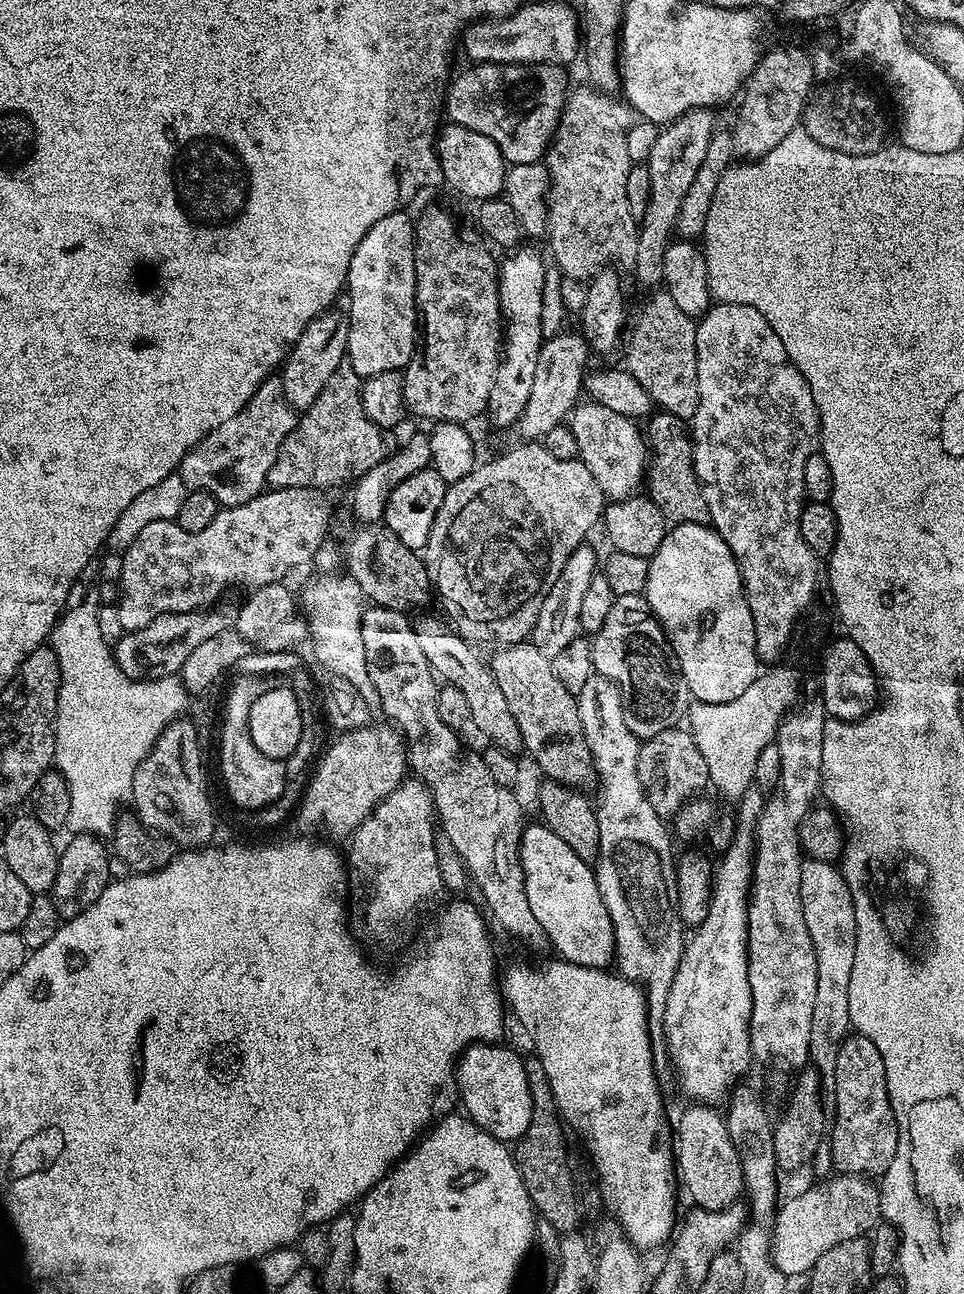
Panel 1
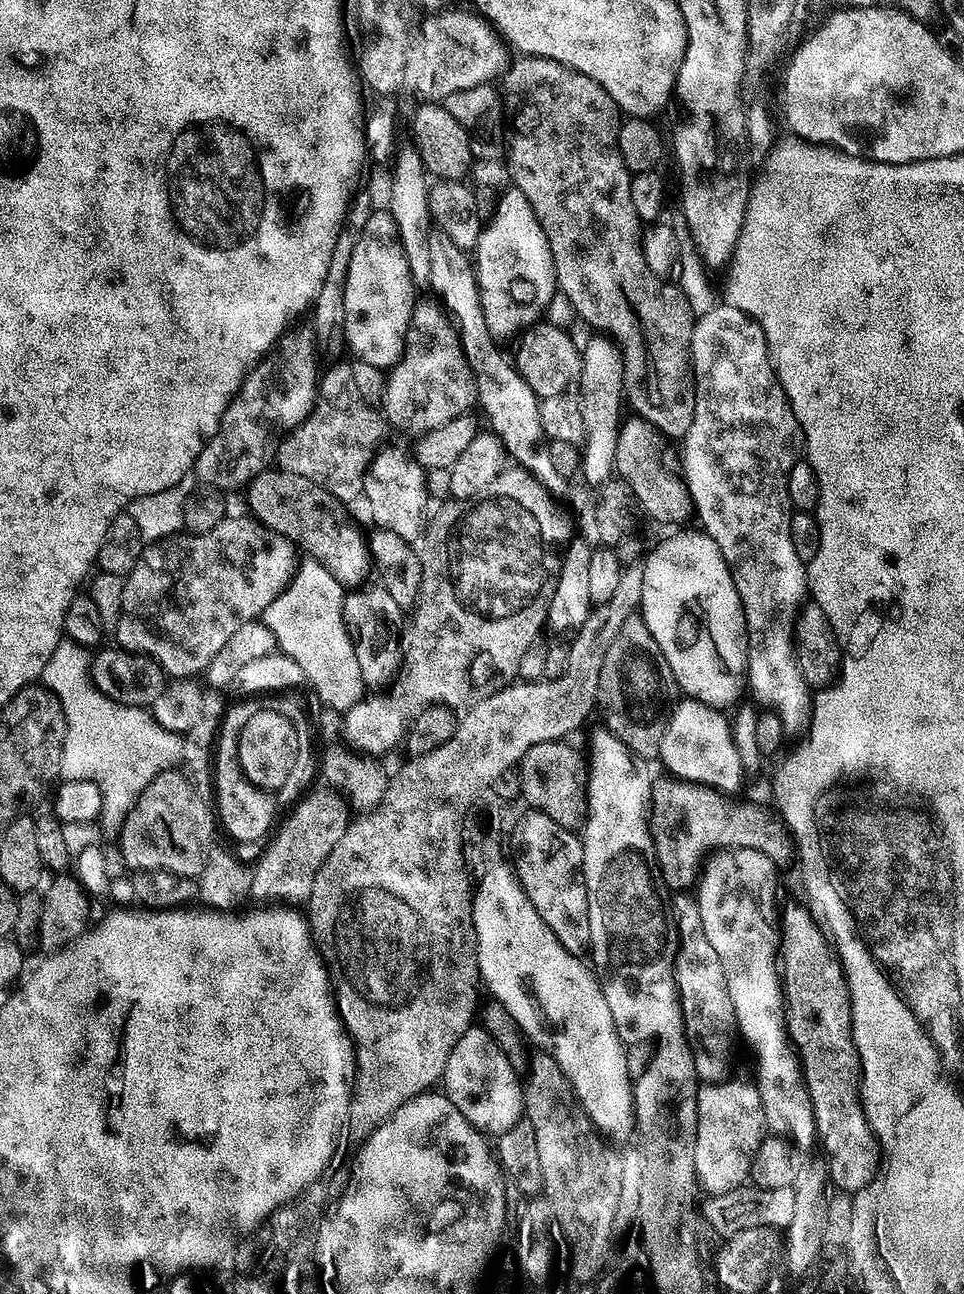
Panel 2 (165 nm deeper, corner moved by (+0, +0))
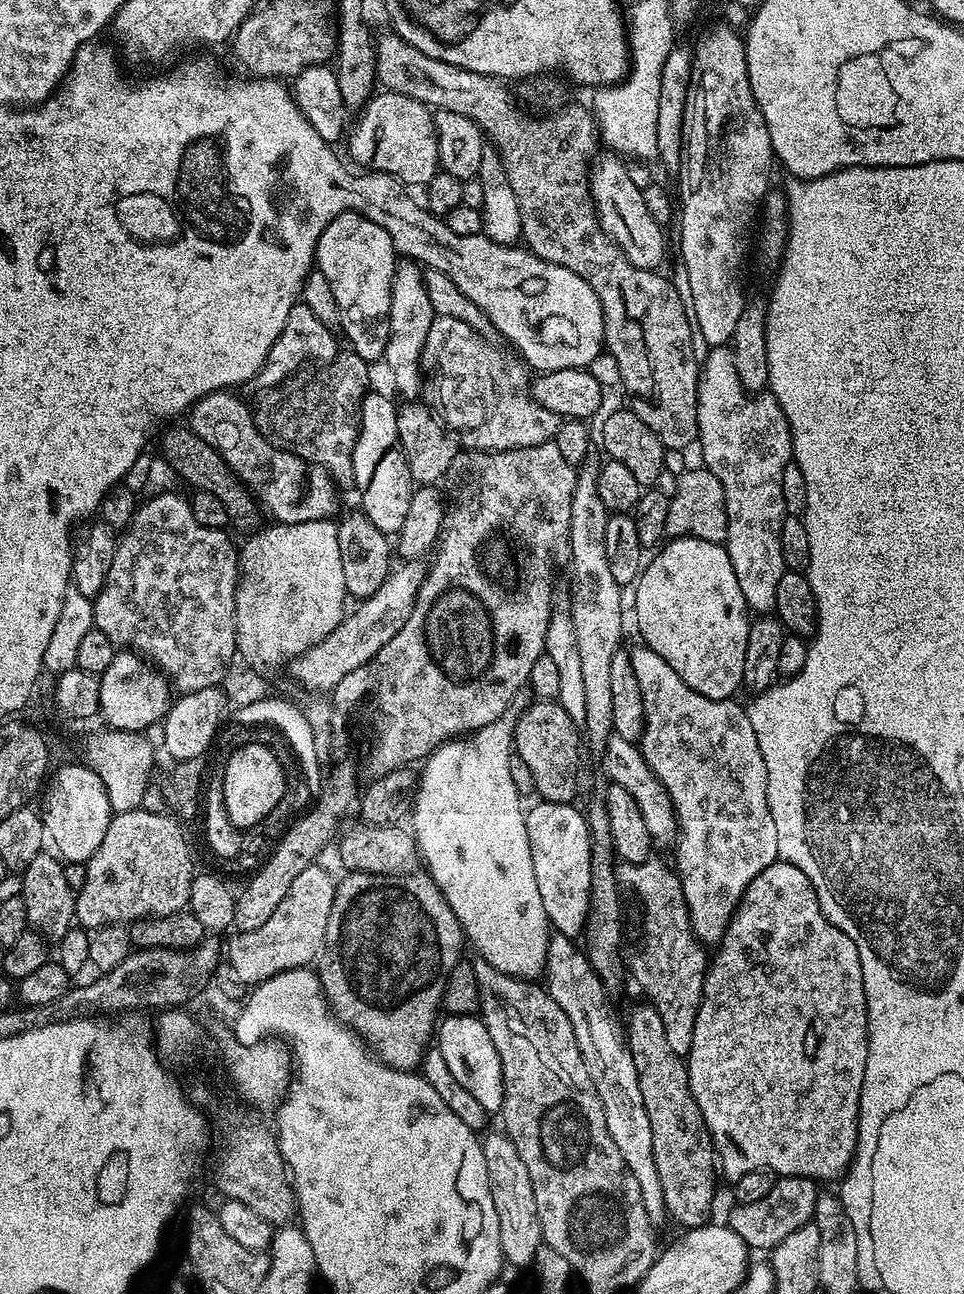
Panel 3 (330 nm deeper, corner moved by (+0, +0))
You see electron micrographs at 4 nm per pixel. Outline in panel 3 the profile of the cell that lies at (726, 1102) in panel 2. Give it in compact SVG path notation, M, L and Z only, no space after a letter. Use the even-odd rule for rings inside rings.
M778 858L773 864L766 866L766 870L762 870L762 874L754 878L754 882L750 882L715 952L716 957L711 957L708 971L704 974L704 993L700 999L698 1018L694 1022L694 1042L686 1057L690 1090L698 1102L698 1110L702 1110L706 1126L725 1131L728 1137L731 1137L730 1146L736 1146L736 1152L740 1154L740 1166L750 1166L752 1172L767 1170L780 1178L810 1176L817 1182L836 1179L839 1181L853 1167L852 1159L855 1158L856 1152L858 1156L864 1075L868 1057L868 999L864 993L858 946L854 946L854 942L850 942L850 938L842 934L838 926L834 926L824 917L818 894L810 878L806 878L806 874L798 870L798 866L787 864Z

